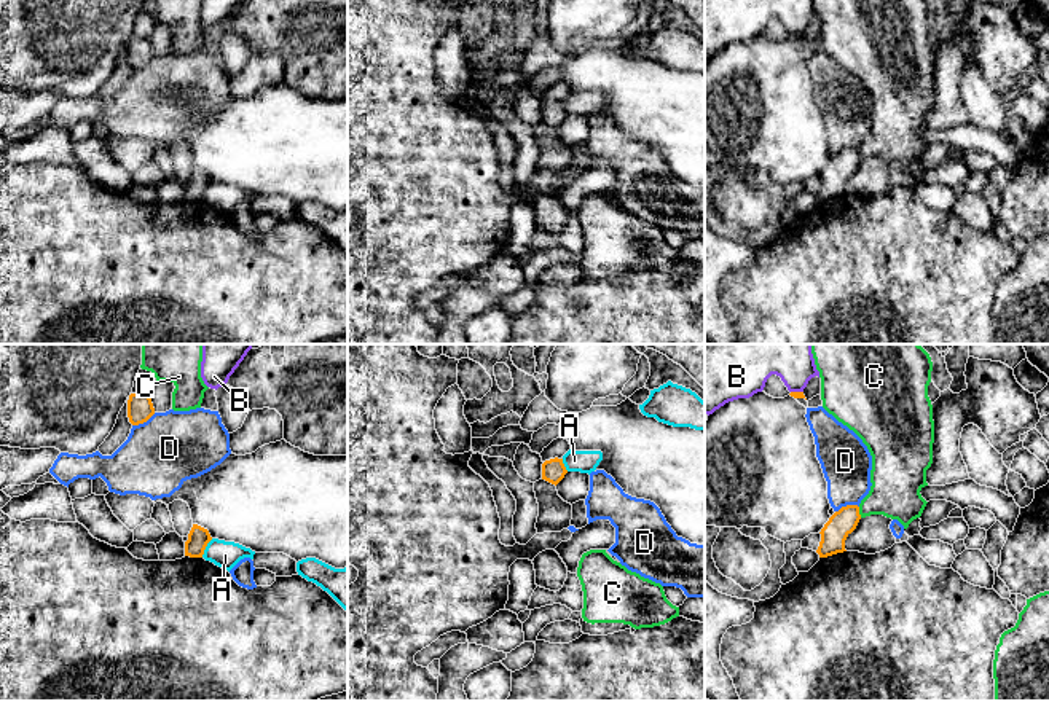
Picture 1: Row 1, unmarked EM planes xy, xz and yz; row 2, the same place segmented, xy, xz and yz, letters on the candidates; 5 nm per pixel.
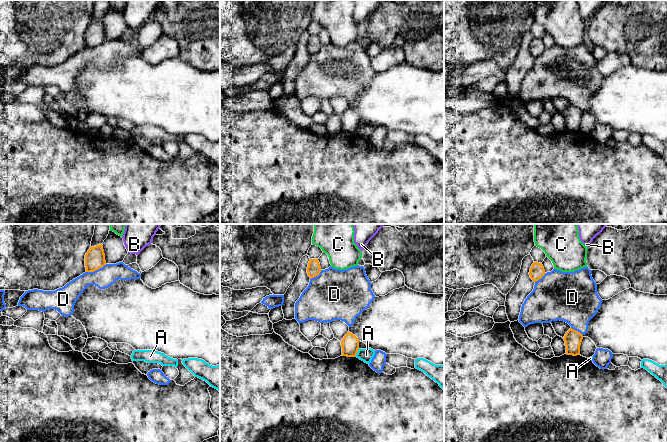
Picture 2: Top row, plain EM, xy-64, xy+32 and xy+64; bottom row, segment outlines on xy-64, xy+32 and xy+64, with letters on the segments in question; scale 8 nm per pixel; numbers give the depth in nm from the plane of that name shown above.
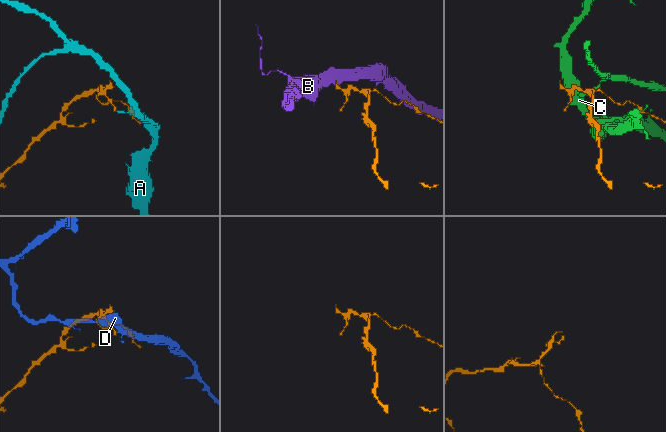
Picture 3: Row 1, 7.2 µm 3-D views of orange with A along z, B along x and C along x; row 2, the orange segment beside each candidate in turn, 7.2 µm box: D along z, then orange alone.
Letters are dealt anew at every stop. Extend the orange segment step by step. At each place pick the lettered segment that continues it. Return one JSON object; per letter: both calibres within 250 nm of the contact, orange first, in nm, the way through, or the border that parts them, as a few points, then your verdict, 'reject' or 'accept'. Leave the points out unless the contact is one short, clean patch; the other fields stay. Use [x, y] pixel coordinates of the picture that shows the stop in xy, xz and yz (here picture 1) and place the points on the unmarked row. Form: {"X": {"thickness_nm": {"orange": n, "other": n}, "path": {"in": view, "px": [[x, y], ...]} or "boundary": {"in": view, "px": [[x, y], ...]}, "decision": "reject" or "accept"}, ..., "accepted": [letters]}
{"A": {"thickness_nm": {"orange": 110, "other": 140}, "boundary": {"in": "xy", "px": [[212, 182], [201, 199]]}, "decision": "reject"}, "B": {"thickness_nm": {"orange": 30, "other": 160}, "boundary": {"in": "yz", "px": [[791, 34], [802, 35]]}, "decision": "reject"}, "C": {"thickness_nm": {"orange": 130, "other": 260}, "decision": "reject"}, "D": {"thickness_nm": {"orange": 130, "other": 260}, "decision": "reject"}, "accepted": []}

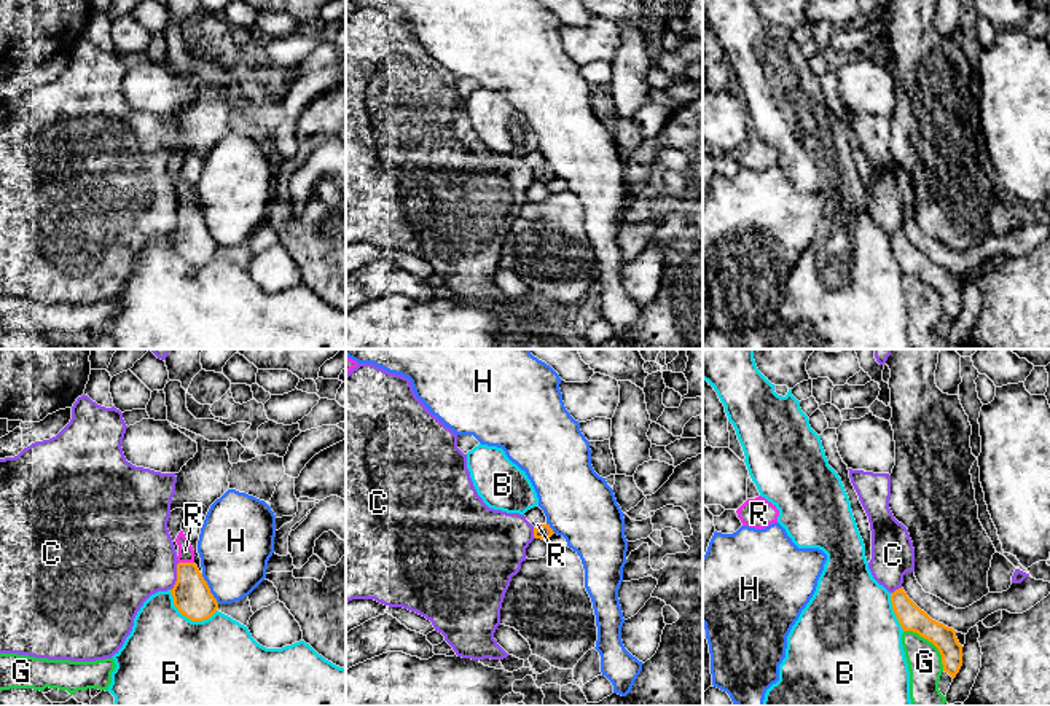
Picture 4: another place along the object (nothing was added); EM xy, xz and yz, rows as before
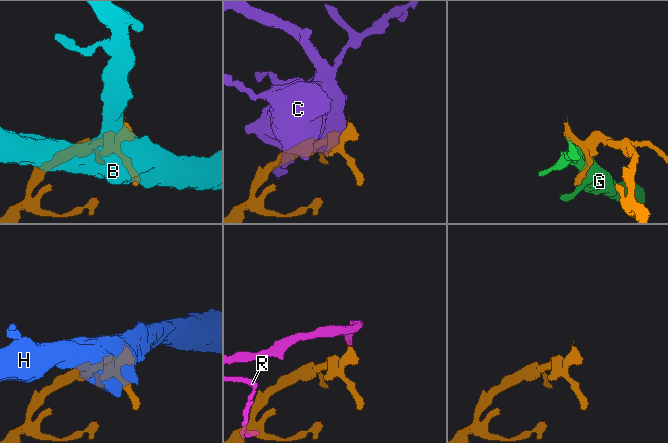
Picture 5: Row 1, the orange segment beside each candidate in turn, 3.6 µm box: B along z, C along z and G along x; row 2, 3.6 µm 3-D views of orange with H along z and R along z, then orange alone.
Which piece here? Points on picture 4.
{"B": {"thickness_nm": {"orange": 190, "other": 480}, "decision": "reject"}, "C": {"thickness_nm": {"orange": 190, "other": 420}, "decision": "reject"}, "G": {"thickness_nm": {"orange": 130, "other": 180}, "decision": "reject"}, "H": {"thickness_nm": {"orange": 190, "other": 360}, "boundary": {"in": "xy", "px": [[201, 217], [219, 246]]}, "decision": "reject"}, "R": {"thickness_nm": {"orange": 190, "other": 80}, "path": {"in": "xy", "px": [[191, 238], [187, 206], [185, 193]]}, "decision": "accept"}, "accepted": ["R"]}

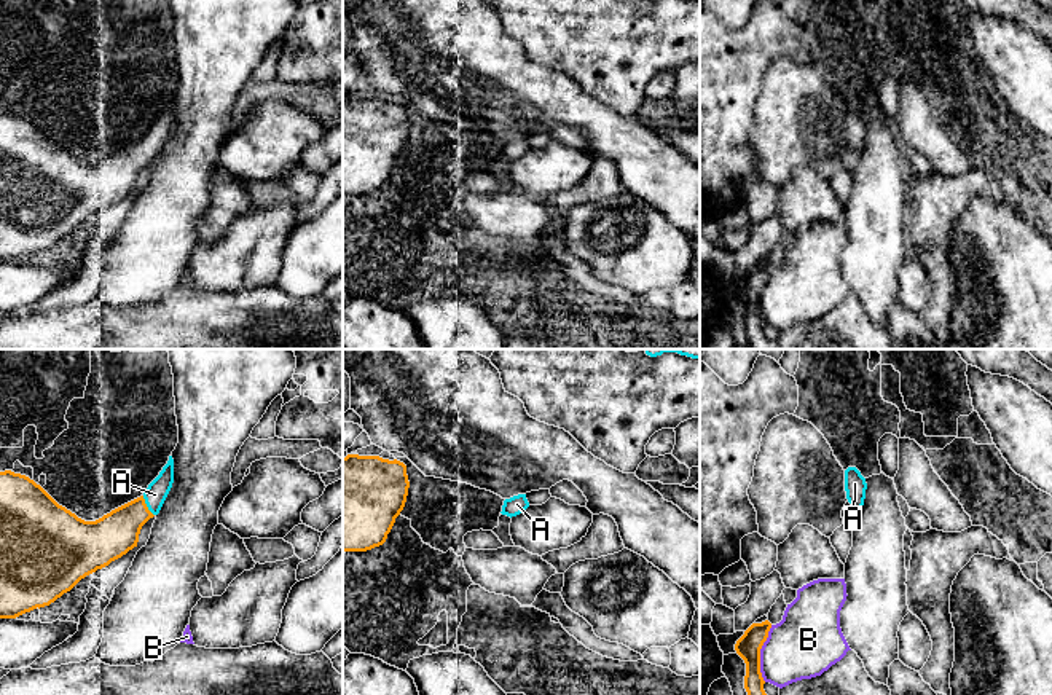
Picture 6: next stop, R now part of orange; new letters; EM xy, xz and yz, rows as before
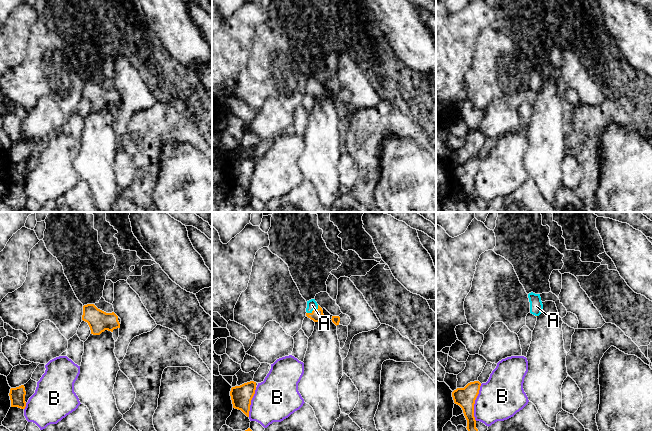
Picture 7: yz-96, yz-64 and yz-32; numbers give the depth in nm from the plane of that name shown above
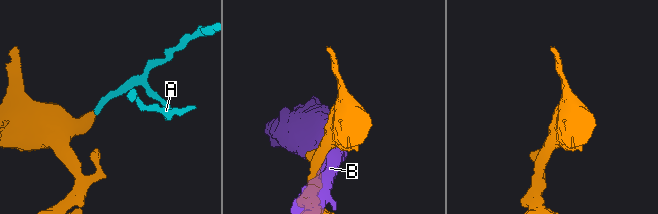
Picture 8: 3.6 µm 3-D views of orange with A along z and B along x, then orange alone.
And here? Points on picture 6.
{"A": {"thickness_nm": {"orange": 220, "other": 110}, "path": {"in": "xy", "px": [[112, 179], [145, 149], [155, 137]]}, "decision": "accept"}, "B": {"thickness_nm": {"orange": 120, "other": 340}, "decision": "reject"}, "accepted": ["A"]}

